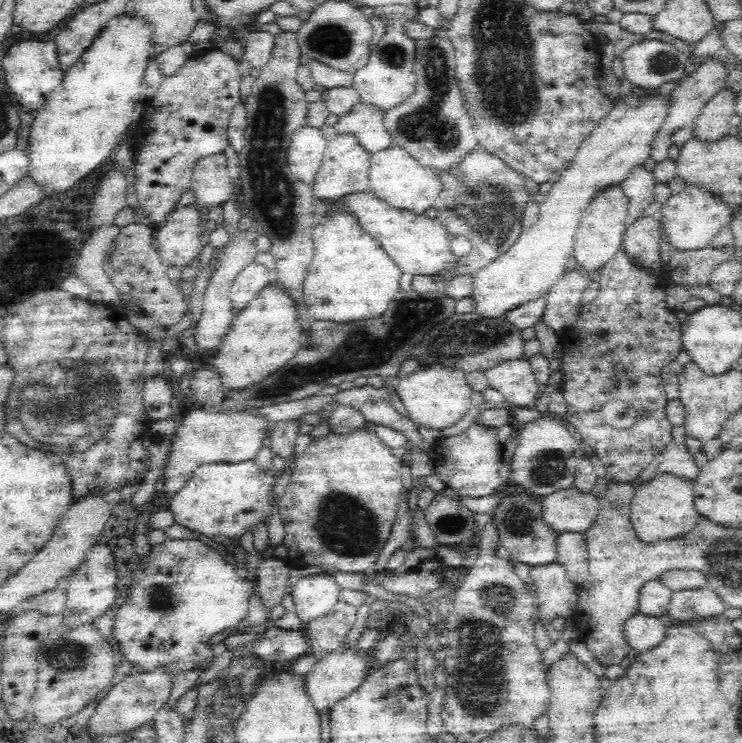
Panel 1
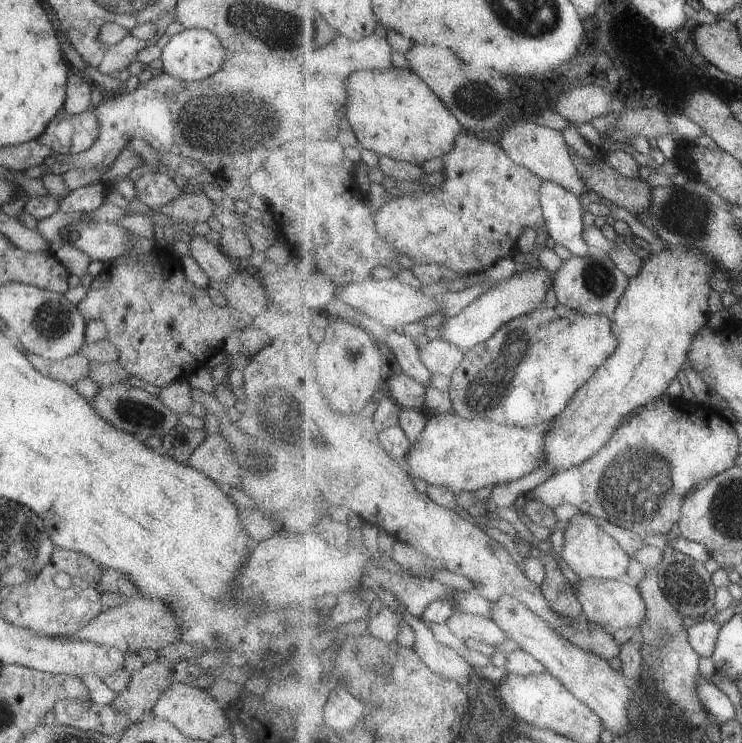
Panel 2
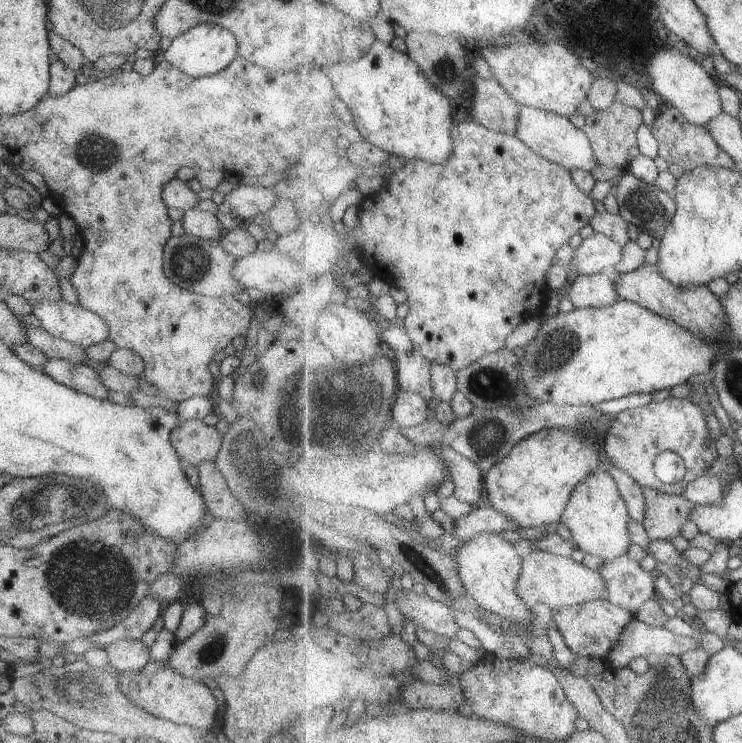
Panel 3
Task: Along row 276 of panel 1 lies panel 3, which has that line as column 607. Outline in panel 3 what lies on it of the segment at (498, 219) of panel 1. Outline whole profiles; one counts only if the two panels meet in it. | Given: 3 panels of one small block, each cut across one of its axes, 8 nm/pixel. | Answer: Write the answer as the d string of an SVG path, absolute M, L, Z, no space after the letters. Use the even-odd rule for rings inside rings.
M669 397L663 402L649 402L618 413L606 436L605 451L612 458L612 463L625 469L643 488L655 487L661 493L682 496L684 488L692 480L704 476L705 470L717 460L716 440L711 436L702 408L687 398ZM665 450L675 452L686 463L687 471L678 483L665 484L653 476L653 460Z

